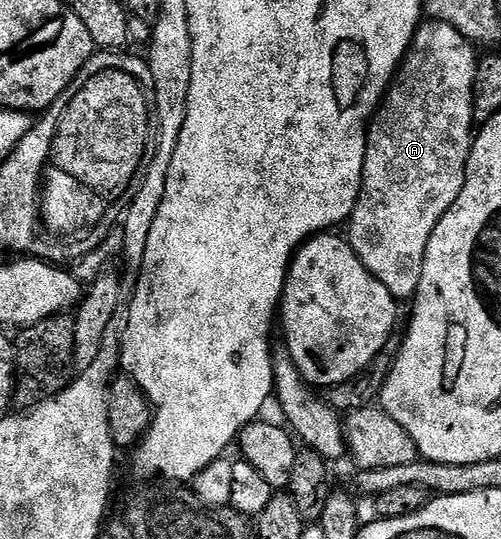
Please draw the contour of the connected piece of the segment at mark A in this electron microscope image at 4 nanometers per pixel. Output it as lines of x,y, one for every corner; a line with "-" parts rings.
425,21
414,36
408,57
400,63
394,85
368,123
364,183
352,217
346,223
346,237
358,260
362,260
368,271
390,288
397,300
415,299
430,236
438,220
446,216
464,187
466,164
474,137
472,89
477,61
477,47
468,42
461,32
448,23

